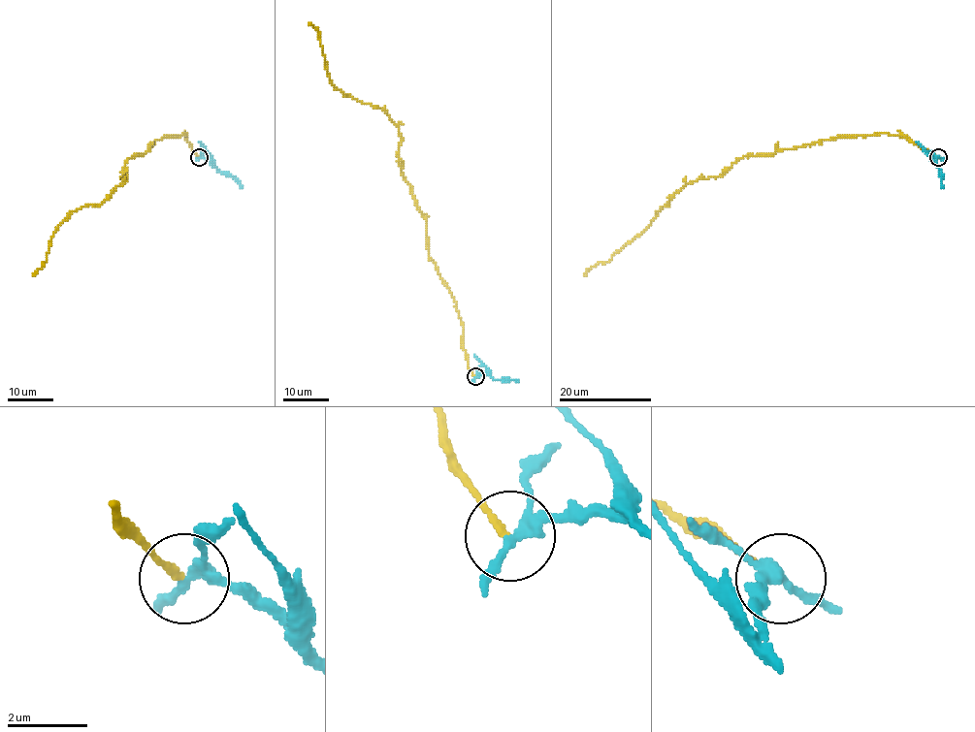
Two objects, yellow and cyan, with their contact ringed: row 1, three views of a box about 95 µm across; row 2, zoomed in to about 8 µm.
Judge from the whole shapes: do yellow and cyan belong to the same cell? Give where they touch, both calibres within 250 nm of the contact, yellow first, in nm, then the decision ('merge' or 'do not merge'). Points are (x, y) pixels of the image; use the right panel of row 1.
place (938, 157); calibres 160 and 200 nm; do not merge

